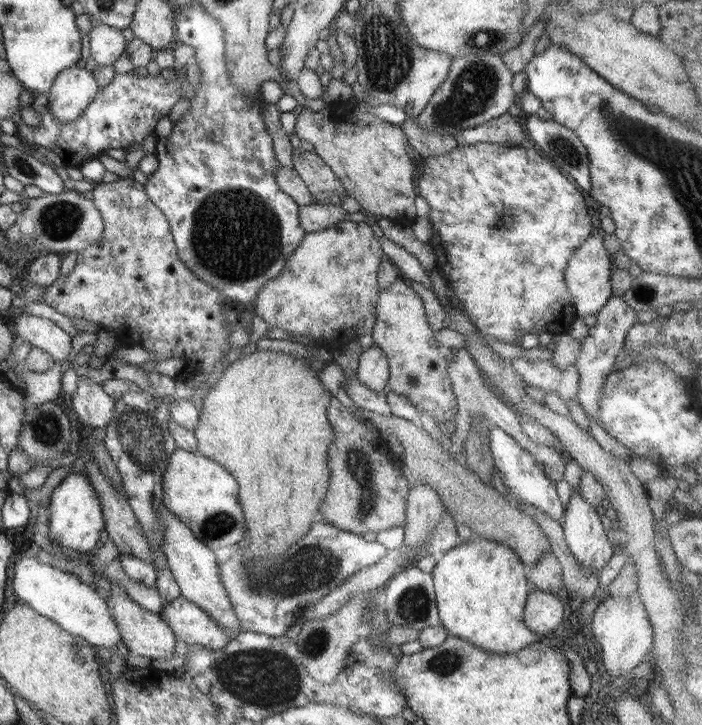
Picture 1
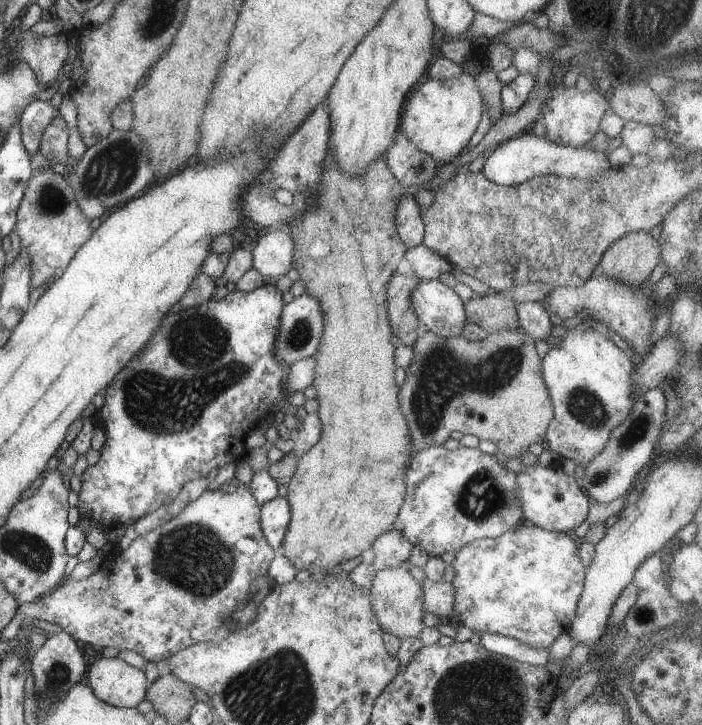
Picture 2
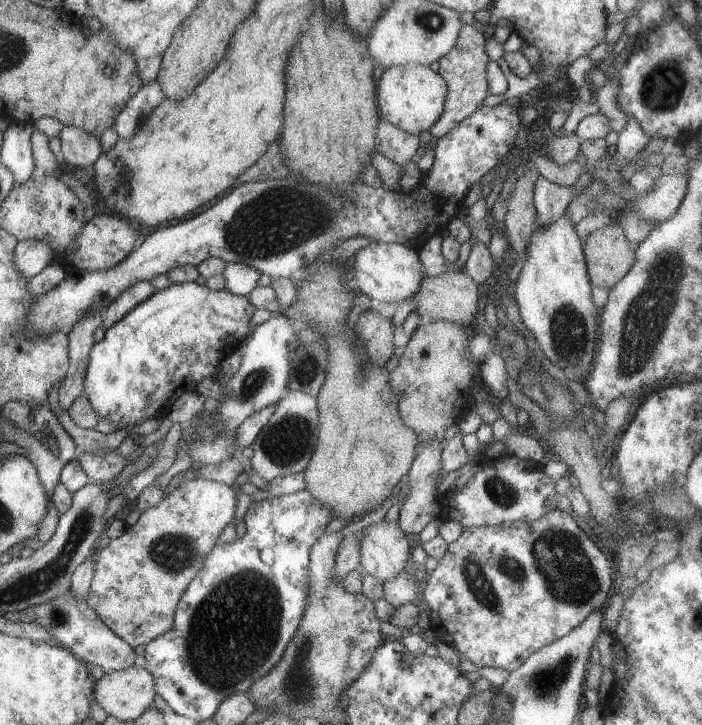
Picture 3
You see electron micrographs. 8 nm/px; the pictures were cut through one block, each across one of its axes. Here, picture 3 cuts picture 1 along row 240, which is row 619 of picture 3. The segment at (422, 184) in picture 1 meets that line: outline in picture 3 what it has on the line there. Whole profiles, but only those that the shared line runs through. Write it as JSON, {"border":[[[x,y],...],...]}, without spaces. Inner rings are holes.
{"border":[[[556,508],[537,521],[518,521],[504,525],[486,525],[485,527],[476,526],[463,529],[459,538],[447,546],[446,554],[438,561],[436,569],[427,576],[426,582],[422,584],[420,601],[426,603],[429,608],[429,633],[437,642],[455,648],[478,668],[492,666],[503,668],[511,673],[515,668],[522,666],[522,663],[538,649],[567,635],[594,609],[602,609],[604,604],[608,604],[608,592],[610,592],[611,584],[612,562],[598,549],[596,543],[580,529],[572,515]]]}

